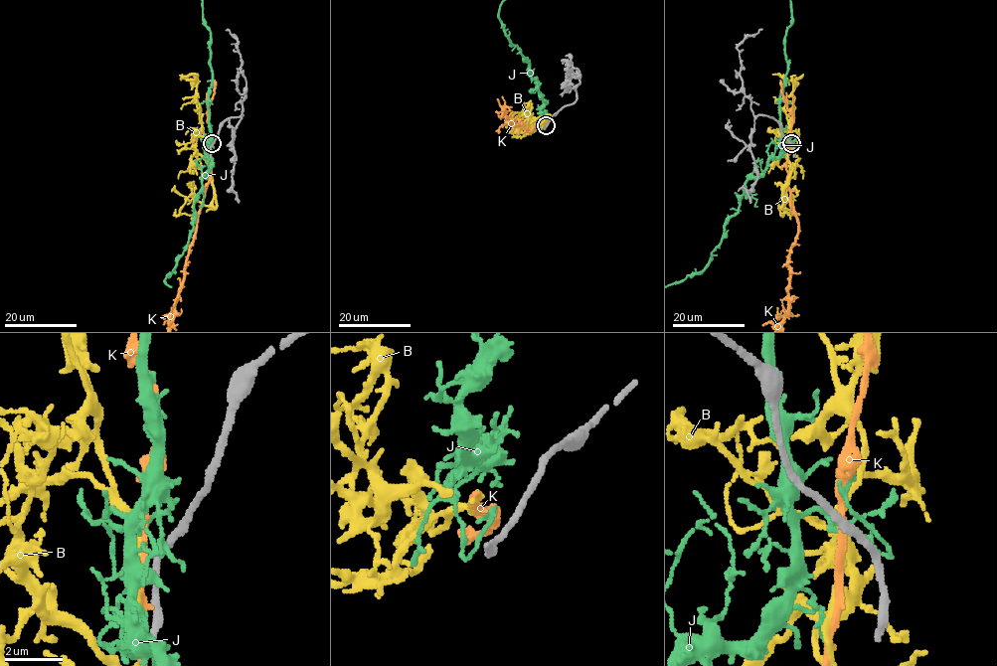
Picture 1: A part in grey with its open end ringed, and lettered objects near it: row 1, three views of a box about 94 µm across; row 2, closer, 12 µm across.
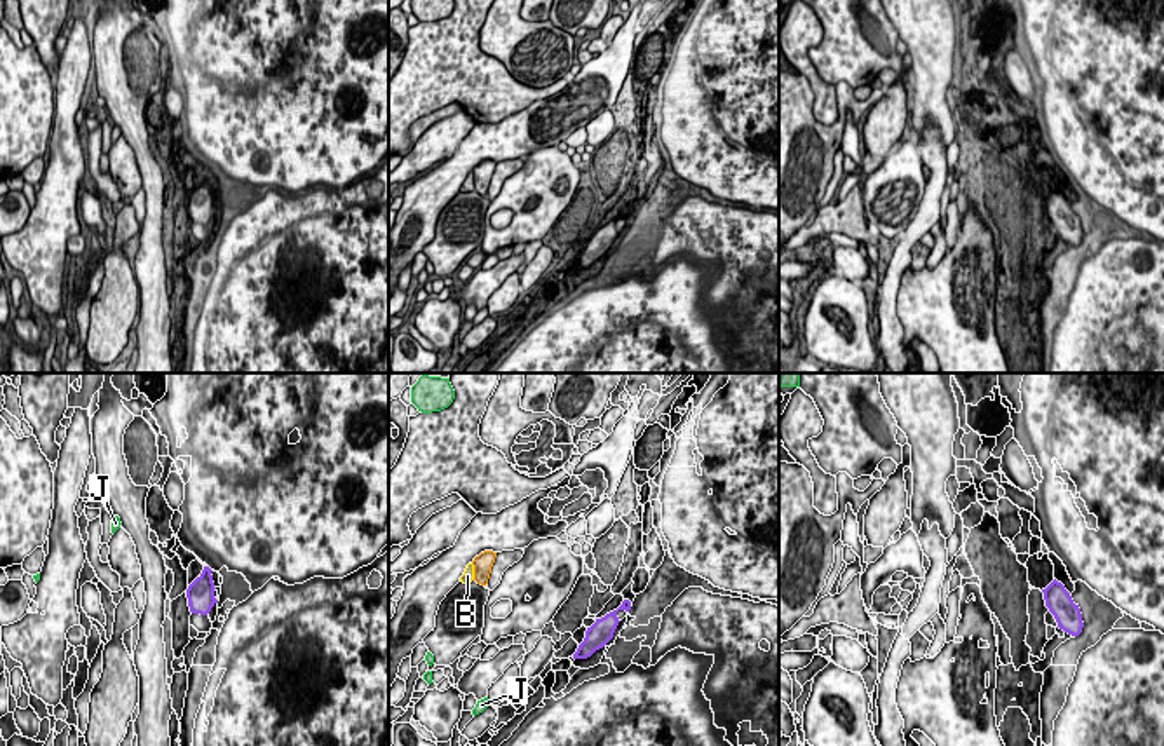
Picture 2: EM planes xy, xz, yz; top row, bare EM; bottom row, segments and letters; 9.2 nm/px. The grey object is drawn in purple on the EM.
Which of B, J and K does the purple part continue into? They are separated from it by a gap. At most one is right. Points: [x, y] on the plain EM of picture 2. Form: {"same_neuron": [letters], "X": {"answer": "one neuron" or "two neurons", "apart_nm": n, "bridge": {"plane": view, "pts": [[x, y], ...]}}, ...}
{"same_neuron": ["B"], "B": {"answer": "one neuron", "apart_nm": 1150, "bridge": {"plane": "xz", "pts": [[586, 241], [473, 189]]}}, "J": {"answer": "two neurons", "apart_nm": 850, "bridge": {"plane": "xy", "pts": [[189, 196], [119, 136]]}}, "K": {"answer": "two neurons", "apart_nm": 1000, "bridge": {"plane": "xz", "pts": [[586, 241], [487, 192]]}}}

